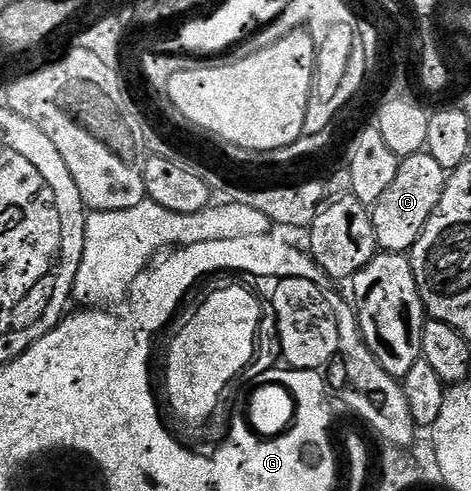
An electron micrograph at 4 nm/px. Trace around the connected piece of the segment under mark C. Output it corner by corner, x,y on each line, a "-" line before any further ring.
428,153
407,155
401,159
399,173
395,173
395,181
379,197
377,203
372,204
371,212
377,238
377,246
382,252
396,251
409,253
423,233
428,218
435,212
443,196
447,172
435,157

